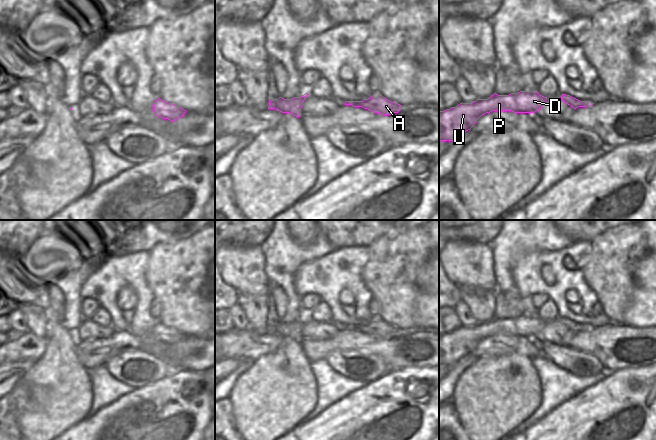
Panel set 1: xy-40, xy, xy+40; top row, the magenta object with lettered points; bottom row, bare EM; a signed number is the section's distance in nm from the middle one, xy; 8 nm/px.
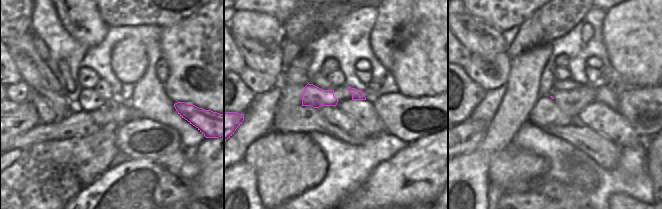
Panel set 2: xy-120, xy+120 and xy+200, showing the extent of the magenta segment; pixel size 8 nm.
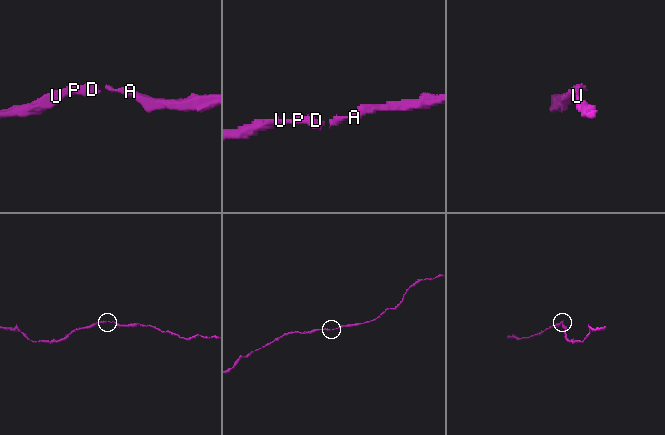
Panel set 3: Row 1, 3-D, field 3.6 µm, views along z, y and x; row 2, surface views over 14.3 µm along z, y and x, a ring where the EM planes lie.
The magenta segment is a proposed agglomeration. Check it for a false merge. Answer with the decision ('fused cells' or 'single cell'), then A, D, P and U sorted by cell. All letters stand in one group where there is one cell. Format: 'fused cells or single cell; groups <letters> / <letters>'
single cell; groups A D P U

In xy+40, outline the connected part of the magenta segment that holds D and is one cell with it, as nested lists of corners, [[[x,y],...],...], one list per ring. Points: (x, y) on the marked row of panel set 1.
[[[520,91],[509,95],[494,93],[488,99],[477,99],[472,103],[460,103],[456,107],[439,112],[439,141],[454,141],[470,130],[477,120],[492,111],[535,113],[547,97],[537,91]]]

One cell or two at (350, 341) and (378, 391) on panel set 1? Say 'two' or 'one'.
two

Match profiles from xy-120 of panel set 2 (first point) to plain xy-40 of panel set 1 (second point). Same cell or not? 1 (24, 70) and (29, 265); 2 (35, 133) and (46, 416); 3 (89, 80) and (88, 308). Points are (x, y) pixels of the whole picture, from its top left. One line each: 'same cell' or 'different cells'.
1: different cells
2: different cells
3: same cell

